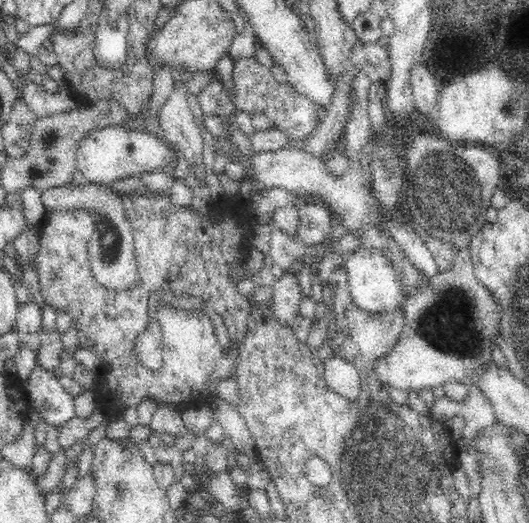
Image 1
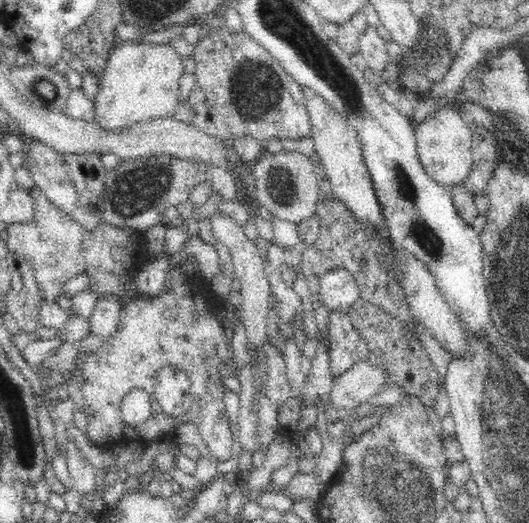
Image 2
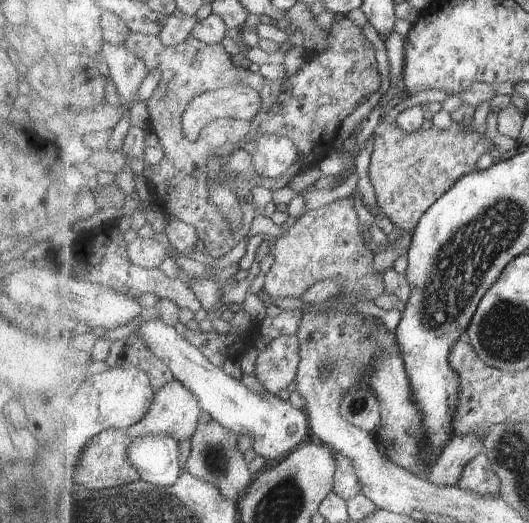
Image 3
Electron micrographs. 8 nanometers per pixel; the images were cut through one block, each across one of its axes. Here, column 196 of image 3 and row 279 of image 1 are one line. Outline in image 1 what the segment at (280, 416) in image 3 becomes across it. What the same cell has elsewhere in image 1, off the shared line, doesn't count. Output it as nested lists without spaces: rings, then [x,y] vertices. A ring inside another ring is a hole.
[[[358,247],[355,252],[345,256],[341,267],[348,281],[349,297],[356,308],[370,314],[401,309],[405,298],[397,281],[398,273],[394,271],[390,259],[386,259],[382,253],[368,252],[366,248]]]

